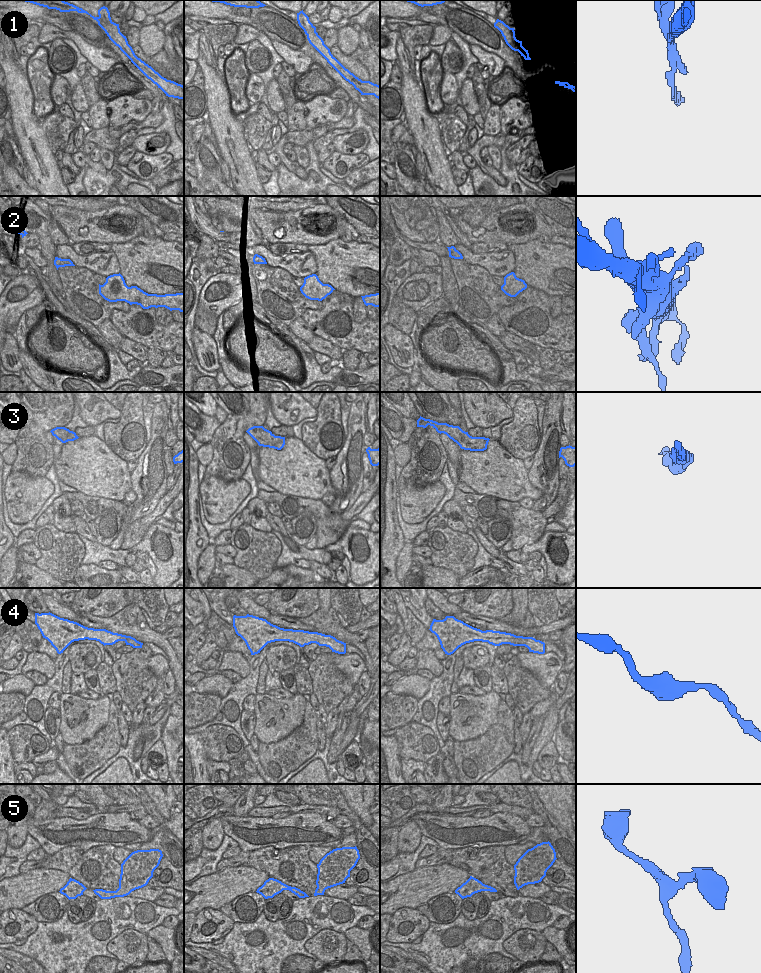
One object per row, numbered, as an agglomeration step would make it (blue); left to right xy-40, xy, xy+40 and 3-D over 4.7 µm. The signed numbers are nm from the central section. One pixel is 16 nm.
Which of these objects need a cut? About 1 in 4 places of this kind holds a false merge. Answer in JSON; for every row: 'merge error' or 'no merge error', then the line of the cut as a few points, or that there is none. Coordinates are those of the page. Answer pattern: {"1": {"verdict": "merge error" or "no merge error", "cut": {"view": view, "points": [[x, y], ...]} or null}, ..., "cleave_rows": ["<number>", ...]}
{"1": {"verdict": "merge error", "cut": {"view": "xy+40", "points": [[516, 39], [506, 43]]}}, "2": {"verdict": "no merge error", "cut": null}, "3": {"verdict": "no merge error", "cut": null}, "4": {"verdict": "no merge error", "cut": null}, "5": {"verdict": "no merge error", "cut": null}, "cleave_rows": ["1"]}

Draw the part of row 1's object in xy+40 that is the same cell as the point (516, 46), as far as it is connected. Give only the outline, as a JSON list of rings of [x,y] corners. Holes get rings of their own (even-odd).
[[[516,40],[515,42],[506,42],[508,43],[509,47],[514,50],[514,51],[518,51],[521,56],[524,57],[525,60],[531,60],[531,58],[529,57],[529,53],[528,50],[526,50],[523,46],[522,46],[522,41]]]

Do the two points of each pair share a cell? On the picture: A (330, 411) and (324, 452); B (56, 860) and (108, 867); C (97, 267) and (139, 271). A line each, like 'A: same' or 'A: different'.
A: same
B: same
C: different

